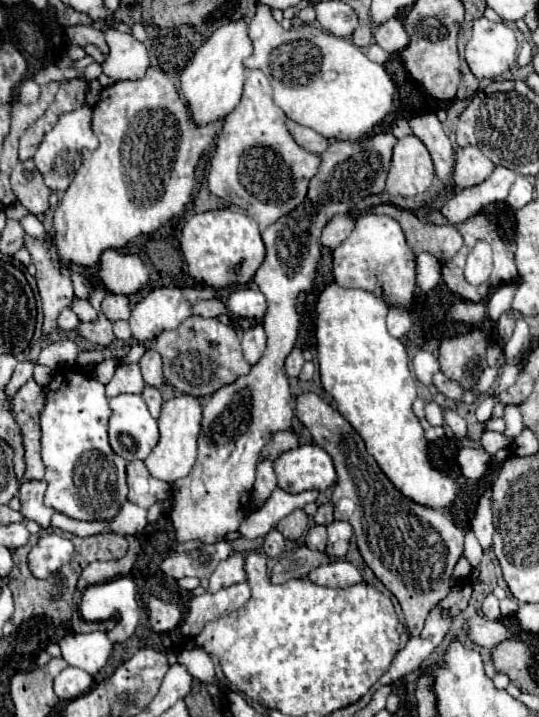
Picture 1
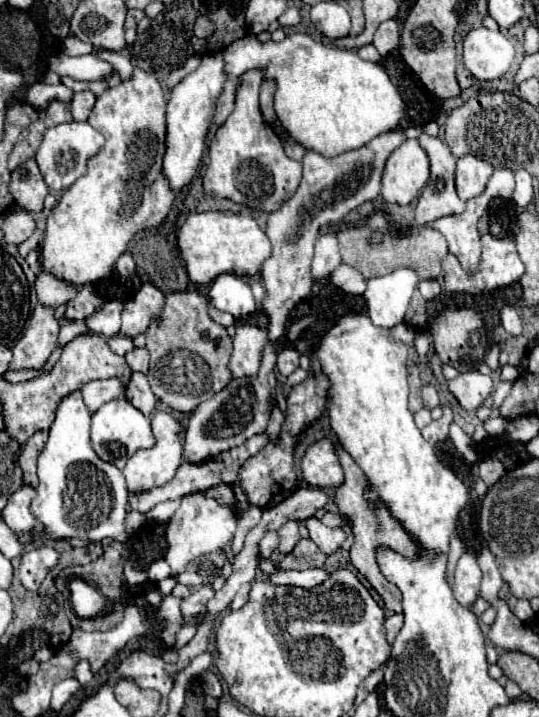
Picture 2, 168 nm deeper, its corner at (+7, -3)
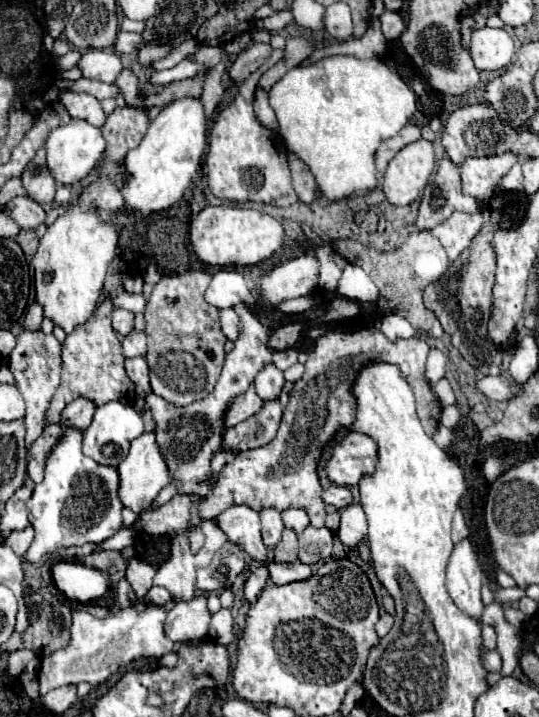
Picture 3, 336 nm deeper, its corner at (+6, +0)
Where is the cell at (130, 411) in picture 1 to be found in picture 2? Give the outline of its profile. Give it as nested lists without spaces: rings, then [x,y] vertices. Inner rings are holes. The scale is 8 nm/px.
[[[116,398],[106,402],[98,412],[92,414],[92,426],[90,426],[90,444],[98,458],[104,462],[114,464],[116,468],[124,468],[128,458],[140,450],[154,446],[154,436],[150,430],[150,418],[146,418],[140,410],[136,410],[128,400]]]

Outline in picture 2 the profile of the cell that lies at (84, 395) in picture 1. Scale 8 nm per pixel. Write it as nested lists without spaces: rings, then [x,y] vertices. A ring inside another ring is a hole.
[[[80,392],[70,394],[60,402],[56,410],[56,420],[50,426],[50,436],[44,450],[38,456],[38,496],[30,504],[30,512],[44,526],[44,534],[50,540],[60,538],[80,538],[88,542],[100,542],[104,538],[112,538],[114,542],[124,544],[128,552],[128,560],[124,564],[122,580],[126,584],[142,584],[148,580],[148,574],[136,570],[136,552],[132,548],[132,534],[128,532],[126,520],[126,504],[128,490],[122,470],[116,466],[96,458],[92,446],[88,446],[88,426],[92,414],[84,406]]]

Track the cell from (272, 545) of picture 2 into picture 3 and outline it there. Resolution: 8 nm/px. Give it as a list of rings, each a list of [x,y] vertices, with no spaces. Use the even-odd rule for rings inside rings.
[[[263,509],[259,511],[261,515],[261,535],[263,535],[263,541],[267,547],[275,547],[281,539],[281,533],[283,533],[283,521],[281,521],[281,515],[279,511],[275,509]]]

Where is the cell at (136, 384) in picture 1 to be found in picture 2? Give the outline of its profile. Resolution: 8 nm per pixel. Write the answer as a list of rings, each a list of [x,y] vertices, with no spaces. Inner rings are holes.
[[[116,378],[94,380],[94,382],[88,382],[80,392],[82,392],[86,408],[94,414],[104,402],[110,402],[112,398],[124,398],[126,386]]]

